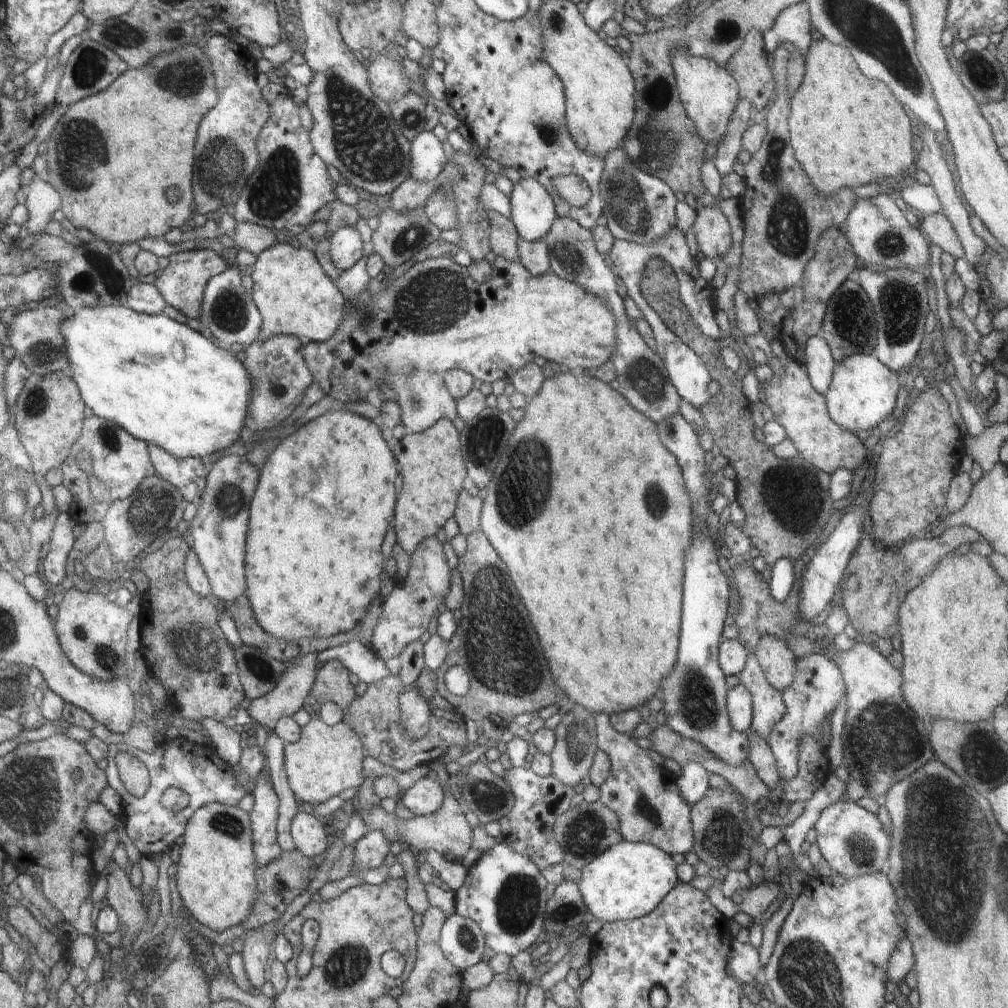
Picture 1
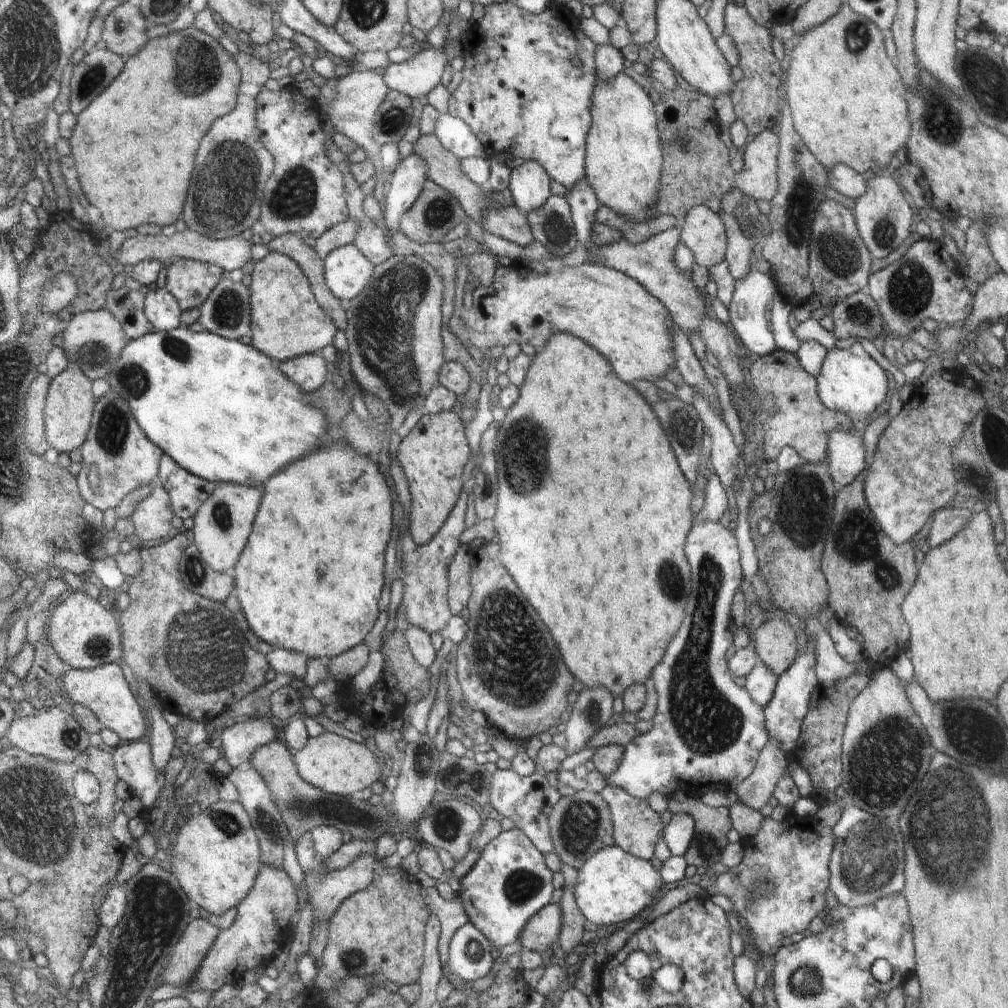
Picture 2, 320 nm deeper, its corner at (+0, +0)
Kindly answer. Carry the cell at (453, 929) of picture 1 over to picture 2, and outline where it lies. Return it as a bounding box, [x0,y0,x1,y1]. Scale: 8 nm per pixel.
[443,921,495,983]

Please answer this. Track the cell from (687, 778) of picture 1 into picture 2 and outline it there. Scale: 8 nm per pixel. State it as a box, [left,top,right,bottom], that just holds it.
[664,812,695,857]

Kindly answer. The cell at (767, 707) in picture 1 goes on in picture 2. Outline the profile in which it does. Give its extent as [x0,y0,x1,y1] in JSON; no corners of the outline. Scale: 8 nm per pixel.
[735,739,790,811]

